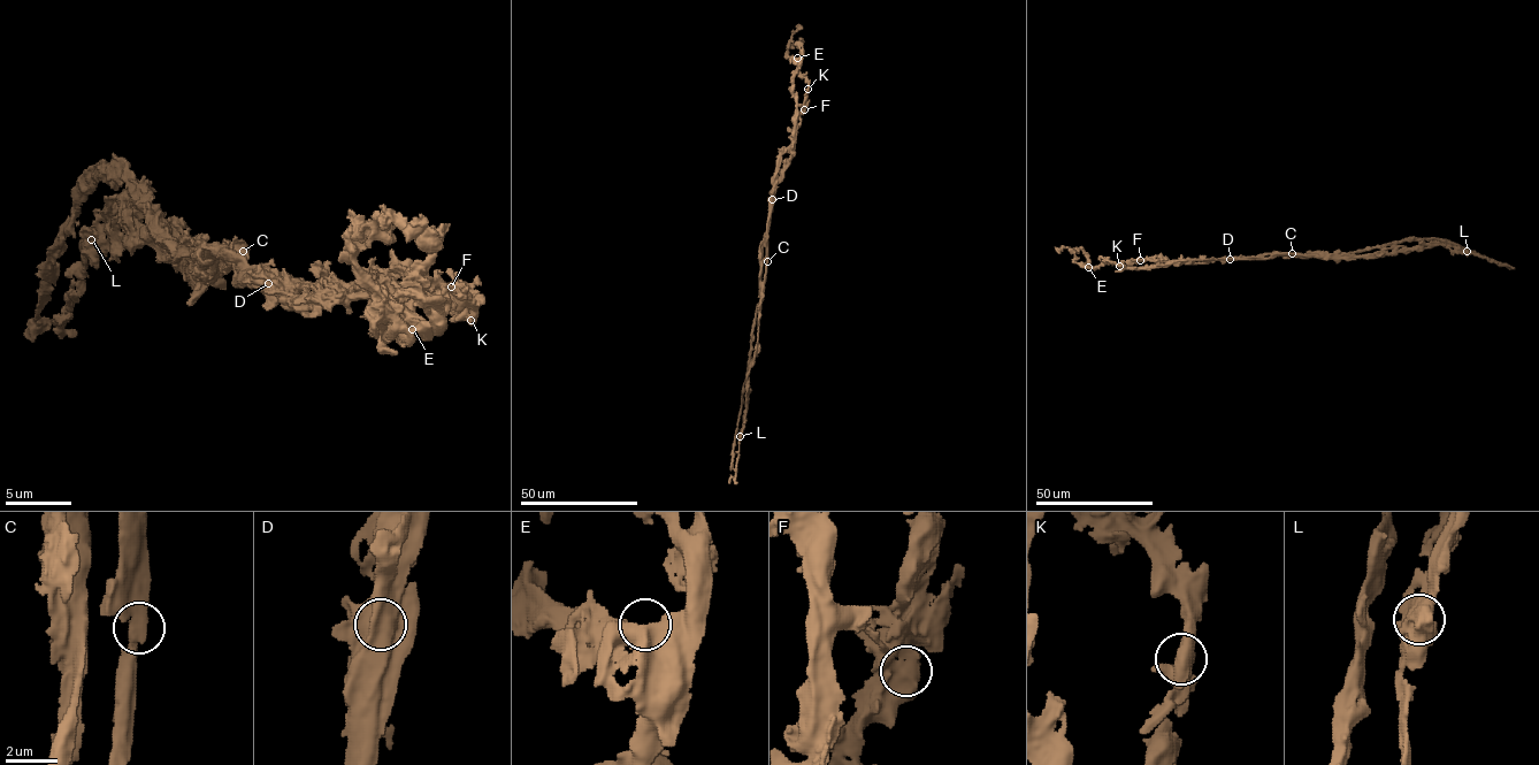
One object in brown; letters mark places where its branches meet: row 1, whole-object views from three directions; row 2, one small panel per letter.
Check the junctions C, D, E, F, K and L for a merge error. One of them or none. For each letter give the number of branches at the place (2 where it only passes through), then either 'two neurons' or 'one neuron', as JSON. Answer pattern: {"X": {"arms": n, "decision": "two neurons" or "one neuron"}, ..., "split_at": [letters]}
{"C": {"arms": 2, "decision": "one neuron"}, "D": {"arms": 1, "decision": "two neurons"}, "E": {"arms": 1, "decision": "one neuron"}, "F": {"arms": 1, "decision": "one neuron"}, "K": {"arms": 2, "decision": "one neuron"}, "L": {"arms": 1, "decision": "one neuron"}, "split_at": ["D"]}

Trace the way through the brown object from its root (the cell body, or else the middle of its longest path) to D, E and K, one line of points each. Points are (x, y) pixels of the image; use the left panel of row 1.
D: (237, 253), (240, 273), (260, 276), (267, 283)
E: (237, 253), (244, 276), (373, 285), (408, 333), (385, 326), (396, 310), (412, 335), (412, 329)
K: (237, 253), (244, 276), (431, 289), (465, 299), (465, 312), (472, 319)

